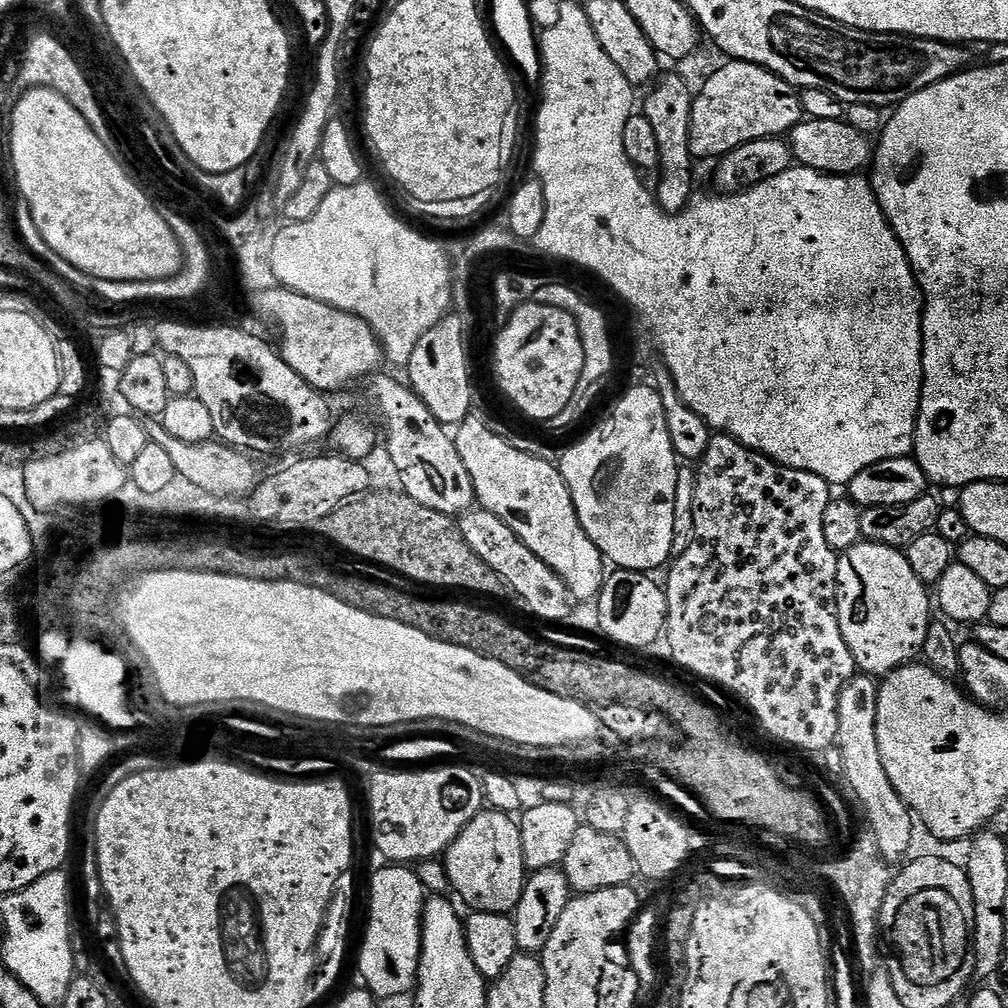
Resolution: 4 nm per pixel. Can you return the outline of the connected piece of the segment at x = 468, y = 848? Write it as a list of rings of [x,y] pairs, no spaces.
[[[495,810],[479,812],[443,853],[442,859],[452,883],[452,892],[460,895],[469,904],[469,909],[505,914],[516,911],[524,881],[530,873],[522,854],[519,823],[509,813]]]

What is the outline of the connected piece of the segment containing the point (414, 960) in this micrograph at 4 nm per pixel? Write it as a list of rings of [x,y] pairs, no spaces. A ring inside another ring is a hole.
[[[384,866],[372,876],[372,893],[368,896],[368,929],[364,932],[364,945],[360,948],[360,976],[369,992],[377,998],[404,996],[416,986],[422,946],[422,920],[426,893],[415,871],[408,866]]]

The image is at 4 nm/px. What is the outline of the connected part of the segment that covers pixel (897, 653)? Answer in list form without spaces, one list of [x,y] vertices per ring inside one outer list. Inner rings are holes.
[[[861,542],[850,546],[850,550],[839,553],[838,578],[836,579],[836,613],[842,626],[842,638],[854,654],[857,669],[865,676],[883,678],[896,668],[913,663],[923,653],[928,616],[930,592],[926,585],[910,570],[907,555],[899,548]]]

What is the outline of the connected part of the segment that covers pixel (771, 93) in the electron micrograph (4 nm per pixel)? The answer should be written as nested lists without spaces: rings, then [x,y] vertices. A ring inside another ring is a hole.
[[[741,60],[725,61],[708,81],[695,93],[692,101],[692,118],[690,120],[690,150],[697,161],[718,160],[725,154],[745,145],[746,142],[778,138],[799,125],[805,115],[801,105],[799,91],[774,75],[764,67],[754,66]]]

